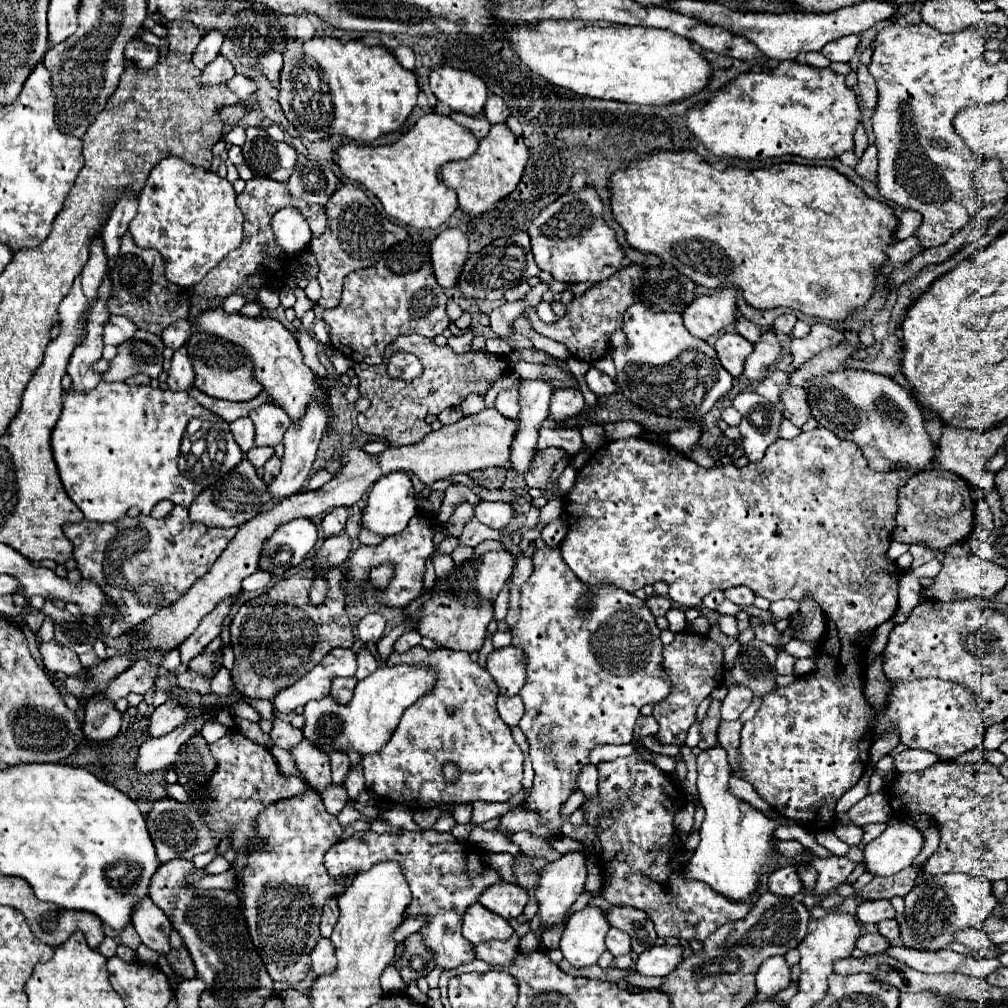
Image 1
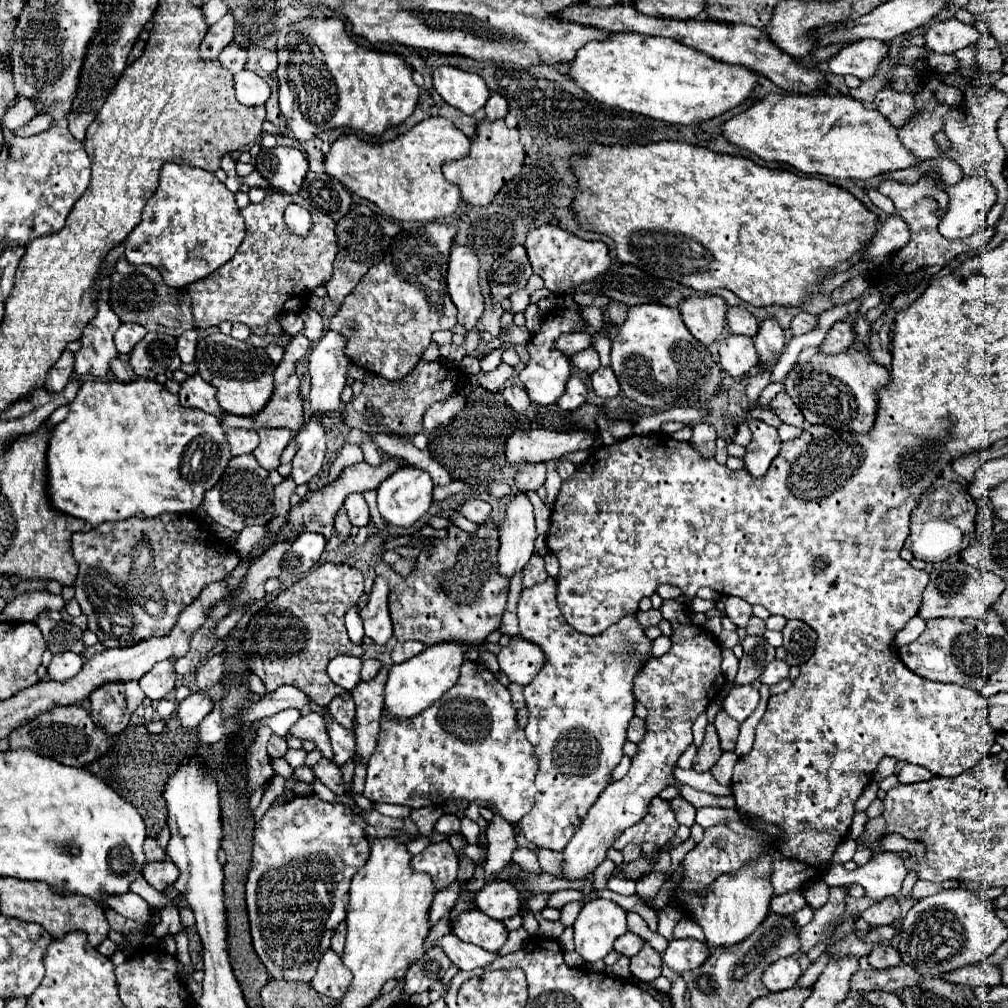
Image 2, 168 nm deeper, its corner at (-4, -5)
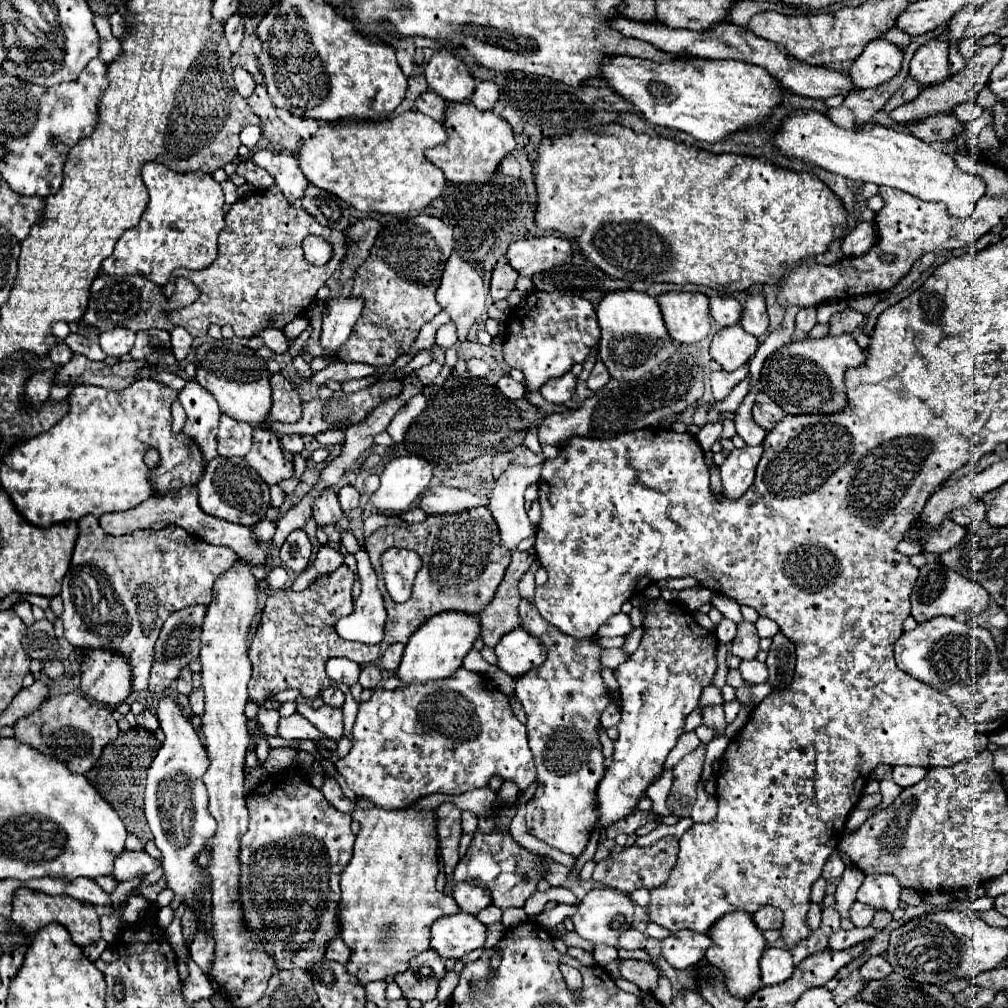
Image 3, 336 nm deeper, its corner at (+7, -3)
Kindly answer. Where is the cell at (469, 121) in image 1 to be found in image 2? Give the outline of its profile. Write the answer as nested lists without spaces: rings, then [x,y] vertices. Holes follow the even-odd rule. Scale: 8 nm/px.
[[[441,104],[441,108],[439,108],[439,114],[443,116],[443,118],[447,118],[447,120],[451,120],[465,136],[473,136],[475,134],[475,124],[477,124],[477,120],[473,118],[473,116],[467,116],[467,114],[463,114],[463,112],[459,112],[459,110],[455,110],[455,108],[451,108],[449,104]]]

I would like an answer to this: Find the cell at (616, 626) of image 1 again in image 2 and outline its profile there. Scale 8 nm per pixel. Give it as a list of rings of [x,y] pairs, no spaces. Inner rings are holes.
[[[547,578],[547,582],[523,590],[517,616],[519,616],[521,636],[541,646],[547,656],[547,664],[525,686],[525,702],[529,710],[529,722],[525,726],[525,734],[535,748],[539,774],[535,780],[537,796],[533,810],[519,820],[519,828],[531,844],[539,848],[563,852],[569,838],[579,828],[579,822],[587,814],[587,808],[595,804],[603,788],[611,782],[611,772],[623,758],[623,744],[627,742],[625,730],[629,720],[633,718],[633,706],[635,706],[633,678],[637,676],[639,668],[643,668],[643,662],[651,658],[649,652],[651,640],[643,634],[643,628],[639,626],[635,616],[625,616],[621,624],[607,628],[607,632],[599,636],[583,636],[575,632],[563,620],[559,606],[555,604],[553,578]]]

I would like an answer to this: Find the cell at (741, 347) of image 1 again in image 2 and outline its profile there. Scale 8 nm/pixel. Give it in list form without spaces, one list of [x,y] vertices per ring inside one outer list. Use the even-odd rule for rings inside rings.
[[[727,334],[719,344],[719,364],[733,378],[741,378],[751,368],[759,364],[759,354],[755,350],[753,338]]]

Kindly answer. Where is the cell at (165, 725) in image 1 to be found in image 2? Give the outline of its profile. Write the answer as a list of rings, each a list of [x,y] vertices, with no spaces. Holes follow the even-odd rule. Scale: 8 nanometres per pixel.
[[[195,692],[187,696],[183,702],[179,702],[177,708],[177,718],[183,722],[187,728],[195,728],[201,724],[201,720],[213,710],[215,702],[207,692]]]

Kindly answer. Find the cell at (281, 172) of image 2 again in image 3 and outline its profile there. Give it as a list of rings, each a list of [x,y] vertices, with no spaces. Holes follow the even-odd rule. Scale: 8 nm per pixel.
[[[256,150],[250,160],[264,168],[272,178],[274,184],[282,190],[288,202],[294,202],[296,198],[302,198],[304,188],[308,186],[306,176],[302,174],[298,162],[294,156],[282,154],[282,152],[272,152],[272,150]]]

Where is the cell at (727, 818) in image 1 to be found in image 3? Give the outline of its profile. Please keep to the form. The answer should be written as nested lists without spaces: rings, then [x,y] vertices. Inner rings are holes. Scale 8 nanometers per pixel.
[[[732,910],[732,914],[724,914],[724,918],[720,918],[720,922],[716,922],[716,926],[708,930],[708,934],[712,938],[712,946],[706,950],[706,960],[724,970],[730,994],[748,1000],[760,988],[758,960],[766,948],[762,930],[756,930],[752,914],[744,914],[744,910]]]

